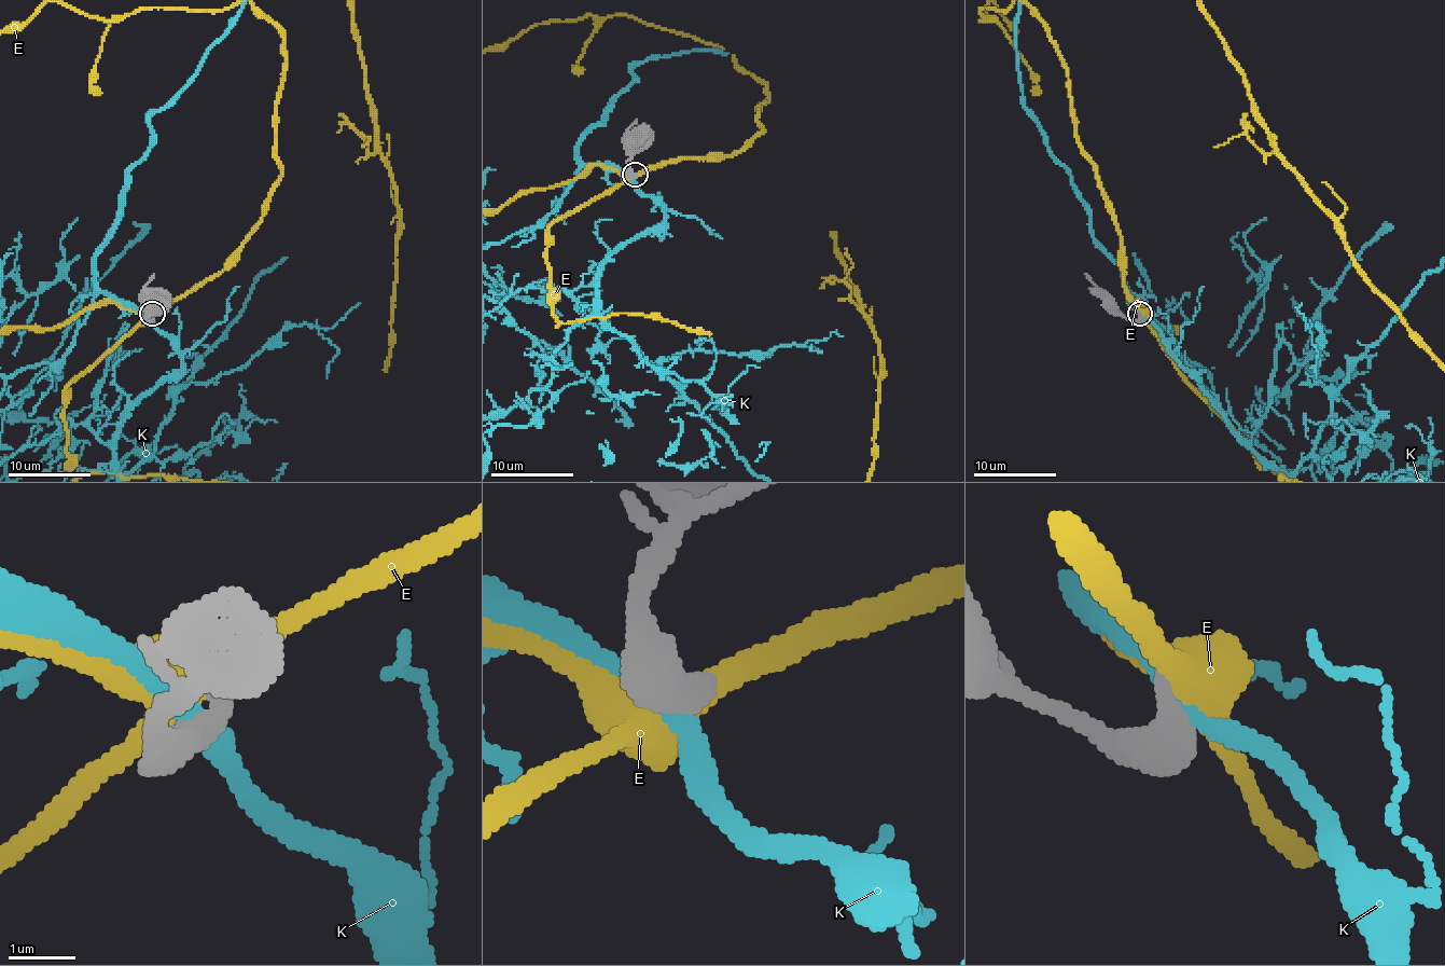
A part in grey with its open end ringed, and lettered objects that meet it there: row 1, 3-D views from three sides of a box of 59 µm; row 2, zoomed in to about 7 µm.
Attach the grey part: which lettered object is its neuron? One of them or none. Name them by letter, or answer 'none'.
none

